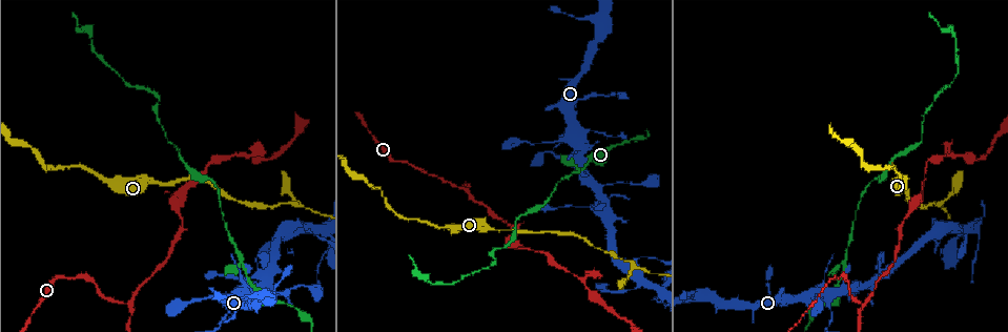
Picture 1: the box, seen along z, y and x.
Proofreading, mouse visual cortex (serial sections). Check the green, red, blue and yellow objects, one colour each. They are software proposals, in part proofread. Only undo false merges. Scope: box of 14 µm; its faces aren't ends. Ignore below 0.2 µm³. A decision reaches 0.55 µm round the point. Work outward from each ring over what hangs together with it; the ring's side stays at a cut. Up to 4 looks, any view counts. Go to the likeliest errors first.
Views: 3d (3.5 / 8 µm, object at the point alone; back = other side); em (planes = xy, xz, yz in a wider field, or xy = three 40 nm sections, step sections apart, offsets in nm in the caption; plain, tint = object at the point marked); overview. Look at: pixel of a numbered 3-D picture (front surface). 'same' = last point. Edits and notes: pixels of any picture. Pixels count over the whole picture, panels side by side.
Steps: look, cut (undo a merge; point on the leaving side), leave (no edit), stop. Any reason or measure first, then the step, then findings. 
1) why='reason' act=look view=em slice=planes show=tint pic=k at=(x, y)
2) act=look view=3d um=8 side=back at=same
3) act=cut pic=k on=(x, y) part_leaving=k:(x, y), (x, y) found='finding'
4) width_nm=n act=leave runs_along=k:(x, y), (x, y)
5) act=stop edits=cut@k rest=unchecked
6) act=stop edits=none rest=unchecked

why='three-way junction' act=look view=3d um=3.5 pic=1 at=(130, 302)

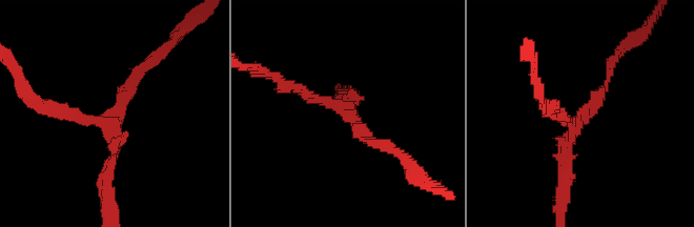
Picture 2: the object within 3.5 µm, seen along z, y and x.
act=look view=em slice=planes show=tint pic=2 at=(573, 123)

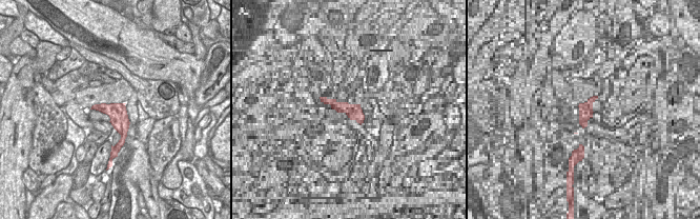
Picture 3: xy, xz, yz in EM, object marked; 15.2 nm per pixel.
act=leave runs_along=2:(283, 83), (341, 105), (376, 143) found='continuous, no second cell'

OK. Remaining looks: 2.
why='abrupt turn' act=look view=3d um=3.5 pic=1 at=(629, 260)

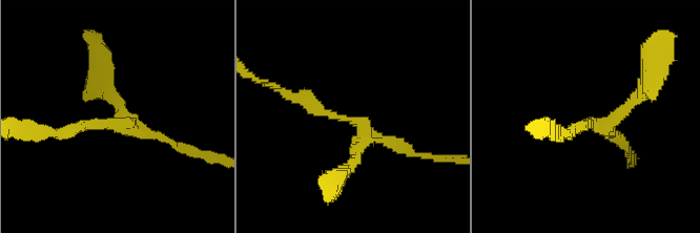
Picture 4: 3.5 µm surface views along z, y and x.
why='need the tissue' act=look view=em slice=planes show=tint pic=4 at=(112, 121)

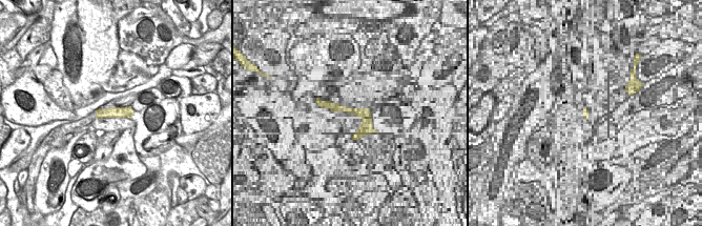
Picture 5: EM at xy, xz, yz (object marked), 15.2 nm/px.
width_nm=170 act=leave runs_along=5:(130, 111), (111, 111), (99, 115) found='one cell here'

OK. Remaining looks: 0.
act=stop edits=none rest=unchecked

